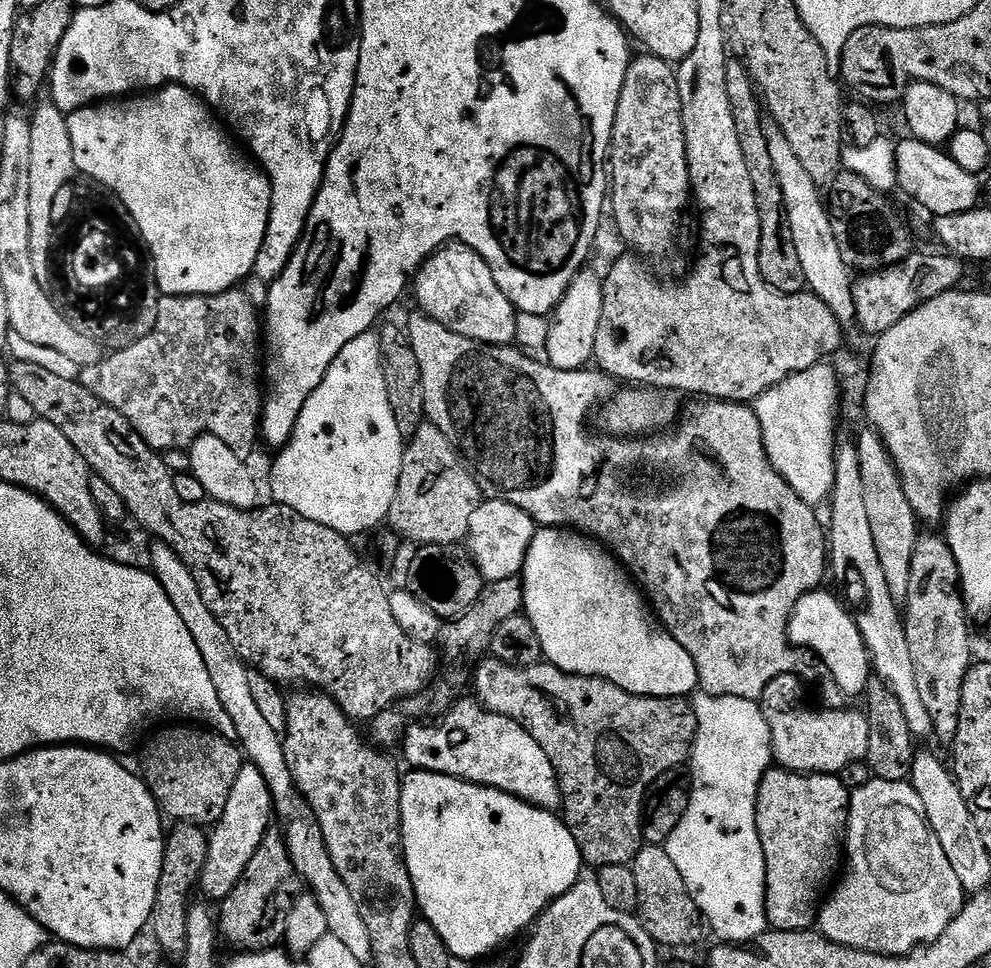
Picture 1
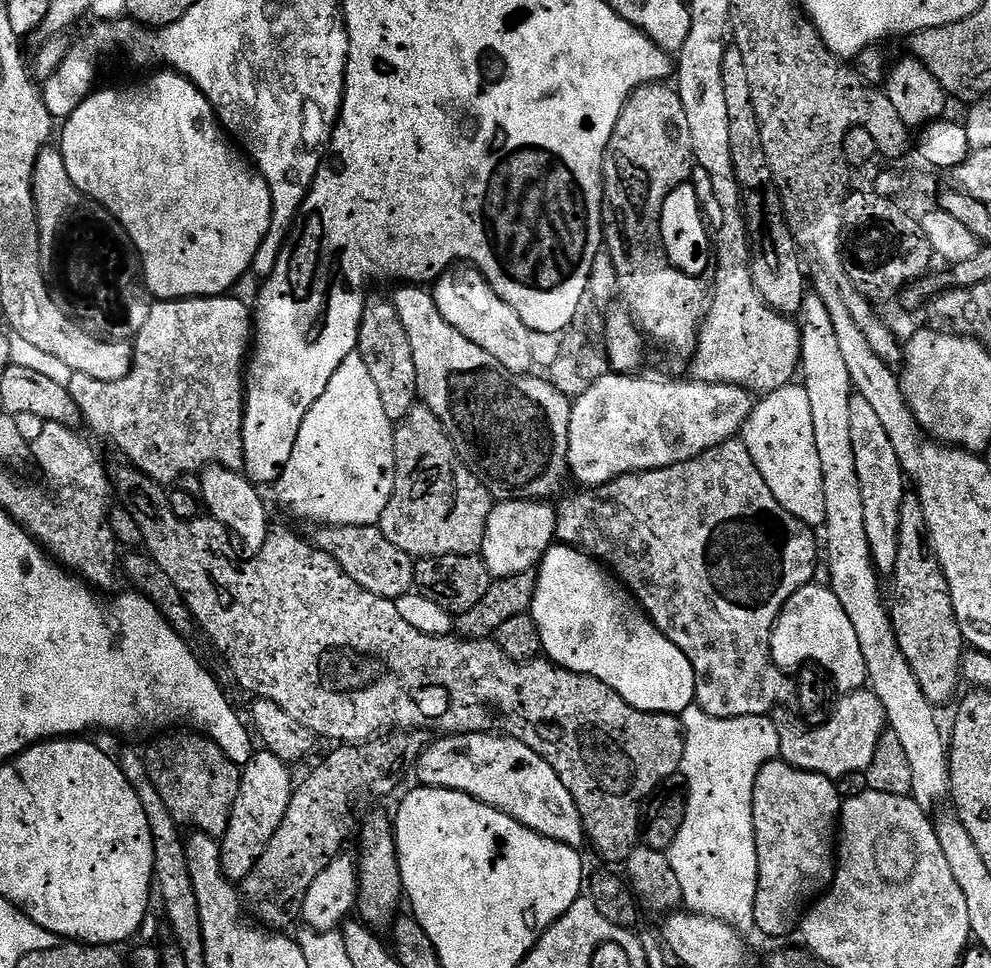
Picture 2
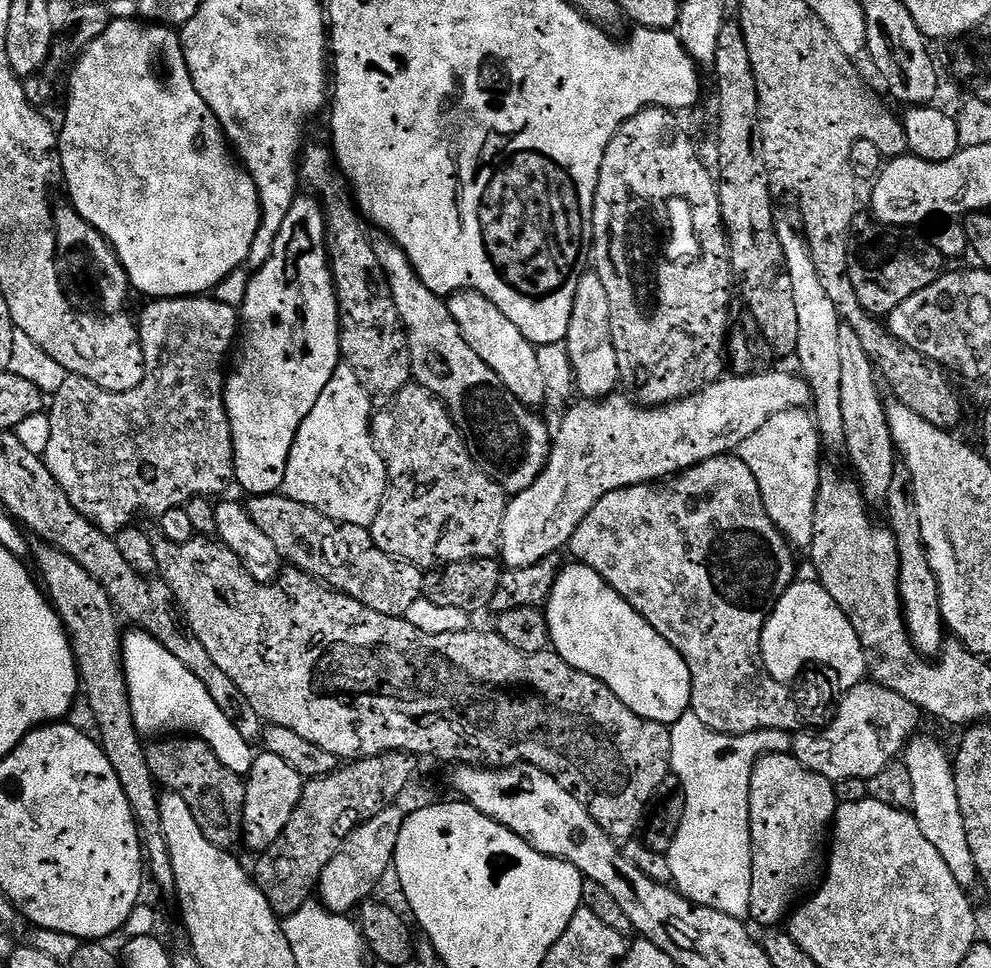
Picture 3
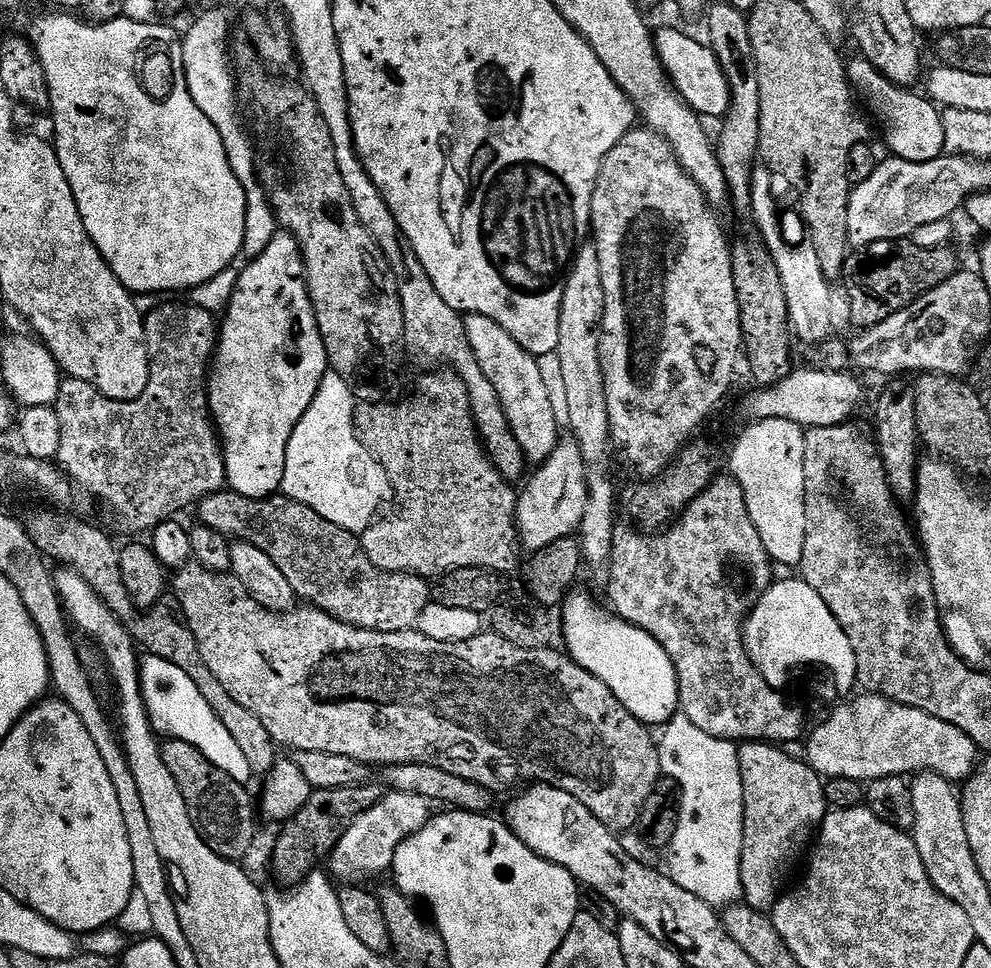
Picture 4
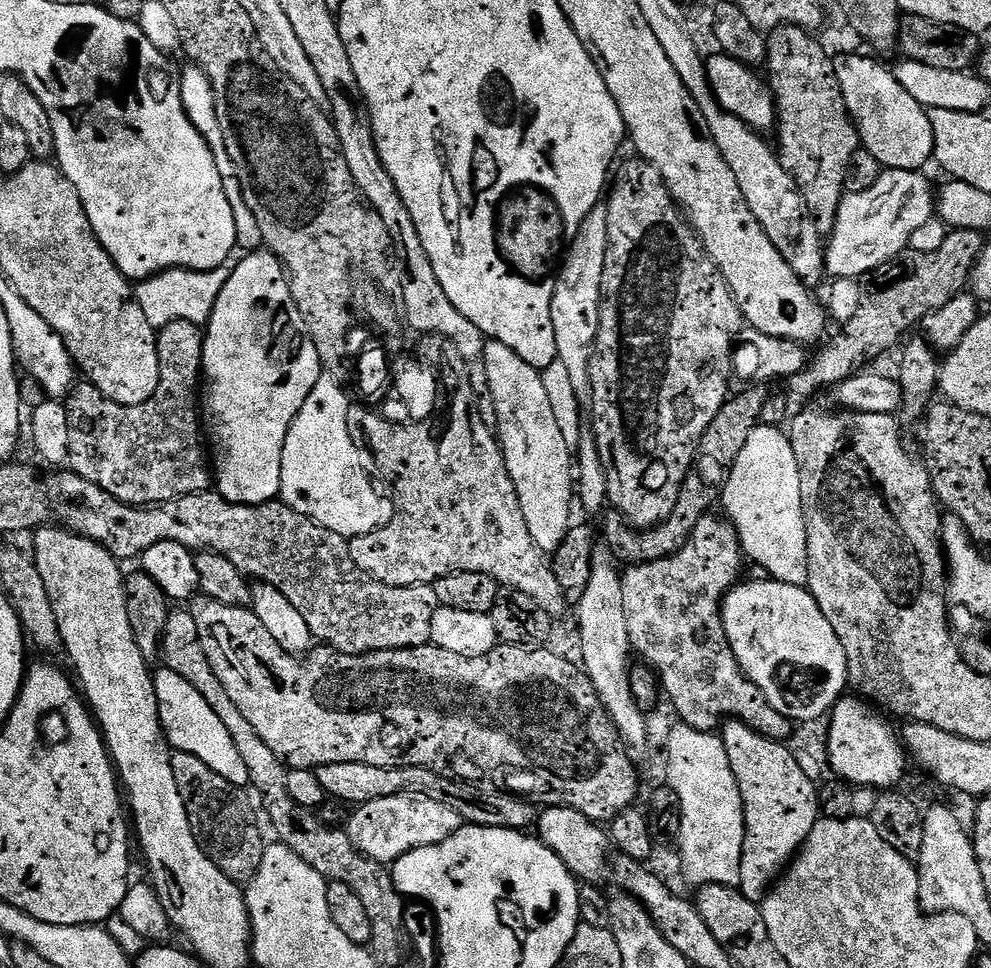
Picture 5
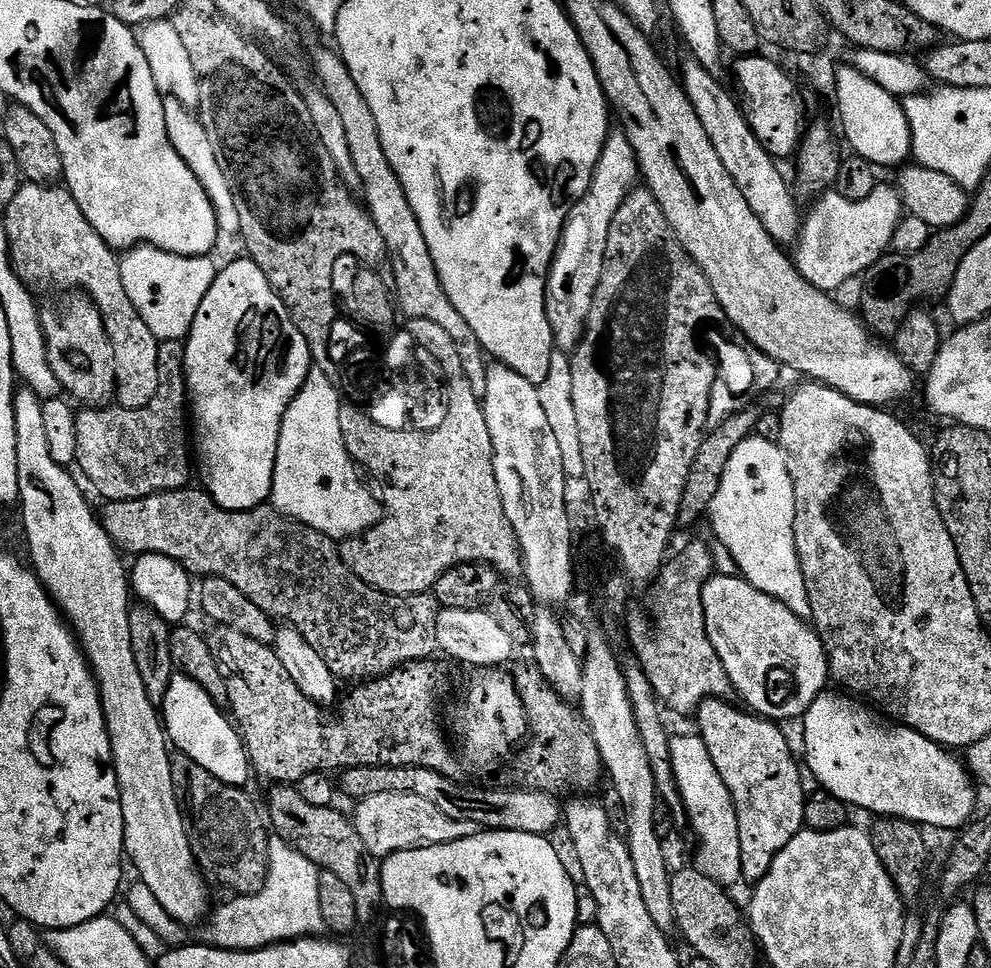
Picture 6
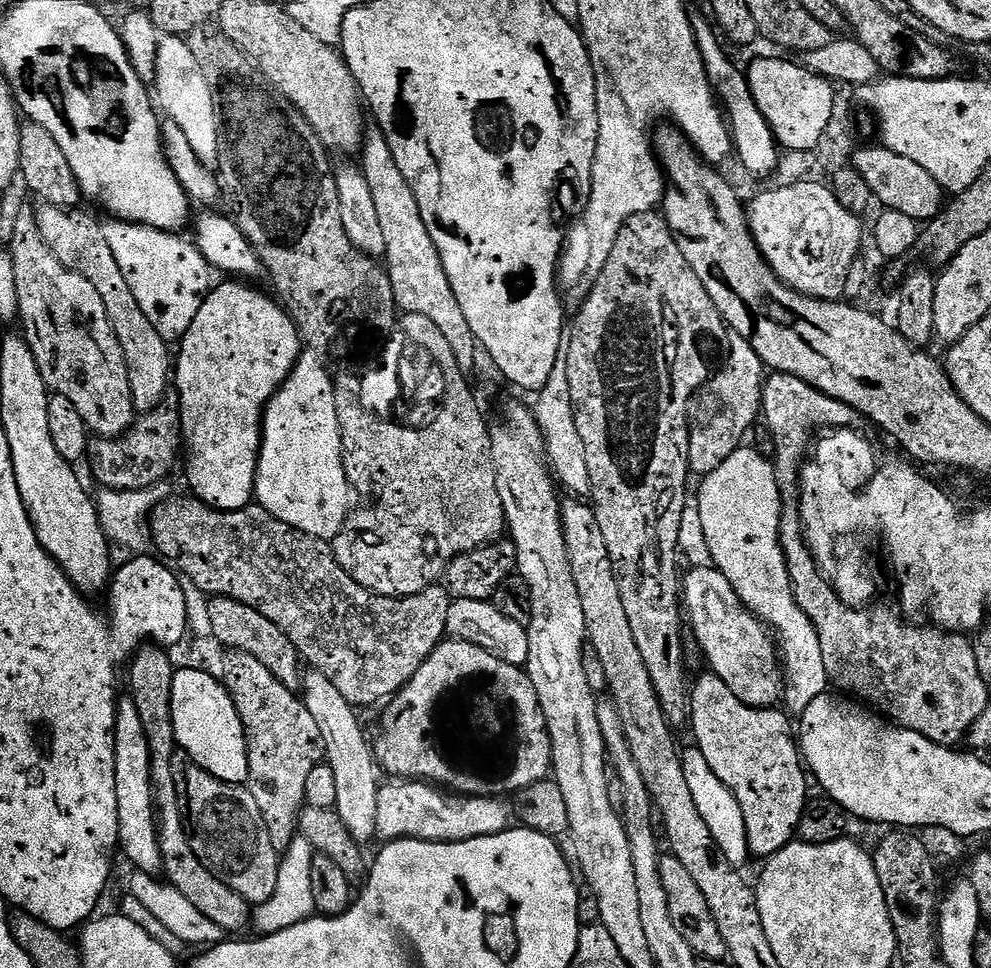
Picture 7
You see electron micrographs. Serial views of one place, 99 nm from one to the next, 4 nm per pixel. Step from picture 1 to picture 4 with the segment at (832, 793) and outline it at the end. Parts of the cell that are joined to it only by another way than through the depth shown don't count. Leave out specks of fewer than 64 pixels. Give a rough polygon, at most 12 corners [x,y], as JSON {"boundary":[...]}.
{"boundary":[[739,745],[742,900],[768,914],[830,809],[825,781]]}

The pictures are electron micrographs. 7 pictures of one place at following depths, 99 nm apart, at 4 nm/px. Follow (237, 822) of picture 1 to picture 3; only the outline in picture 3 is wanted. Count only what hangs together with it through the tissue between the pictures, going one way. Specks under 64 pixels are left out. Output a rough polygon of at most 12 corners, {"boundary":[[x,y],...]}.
{"boundary":[[261,751],[244,786],[243,847],[286,830],[305,777]]}

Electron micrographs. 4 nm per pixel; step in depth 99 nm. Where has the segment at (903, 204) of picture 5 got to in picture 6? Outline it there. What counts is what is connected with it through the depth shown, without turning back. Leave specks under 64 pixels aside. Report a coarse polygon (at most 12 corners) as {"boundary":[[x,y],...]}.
{"boundary":[[895,187],[806,212],[794,263],[831,293],[889,251]]}

